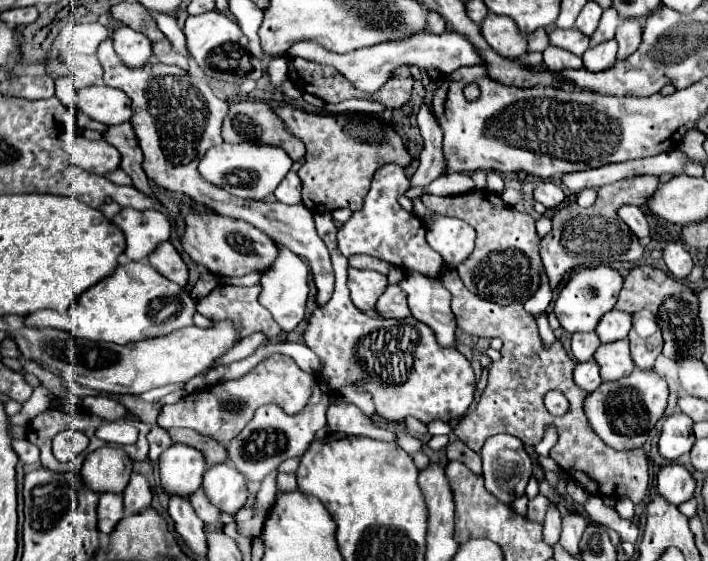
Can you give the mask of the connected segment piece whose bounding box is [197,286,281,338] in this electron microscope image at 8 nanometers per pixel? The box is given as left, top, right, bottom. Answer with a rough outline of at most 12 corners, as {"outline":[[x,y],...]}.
{"outline":[[217,286],[197,302],[209,320],[239,322],[243,338],[281,328],[259,286]]}

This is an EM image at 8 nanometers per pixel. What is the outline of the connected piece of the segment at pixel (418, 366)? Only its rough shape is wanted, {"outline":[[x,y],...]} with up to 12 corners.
{"outline":[[331,214],[333,298],[301,336],[319,382],[389,422],[459,420],[477,378],[415,318],[353,306]]}

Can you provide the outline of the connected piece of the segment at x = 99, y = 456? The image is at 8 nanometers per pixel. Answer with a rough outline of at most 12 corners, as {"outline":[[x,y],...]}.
{"outline":[[123,448],[85,456],[81,478],[93,492],[121,494],[131,476]]}

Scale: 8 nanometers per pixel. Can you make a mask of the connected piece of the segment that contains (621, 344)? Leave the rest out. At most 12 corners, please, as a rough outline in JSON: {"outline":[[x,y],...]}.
{"outline":[[629,340],[601,344],[595,362],[601,380],[619,380],[633,372]]}

